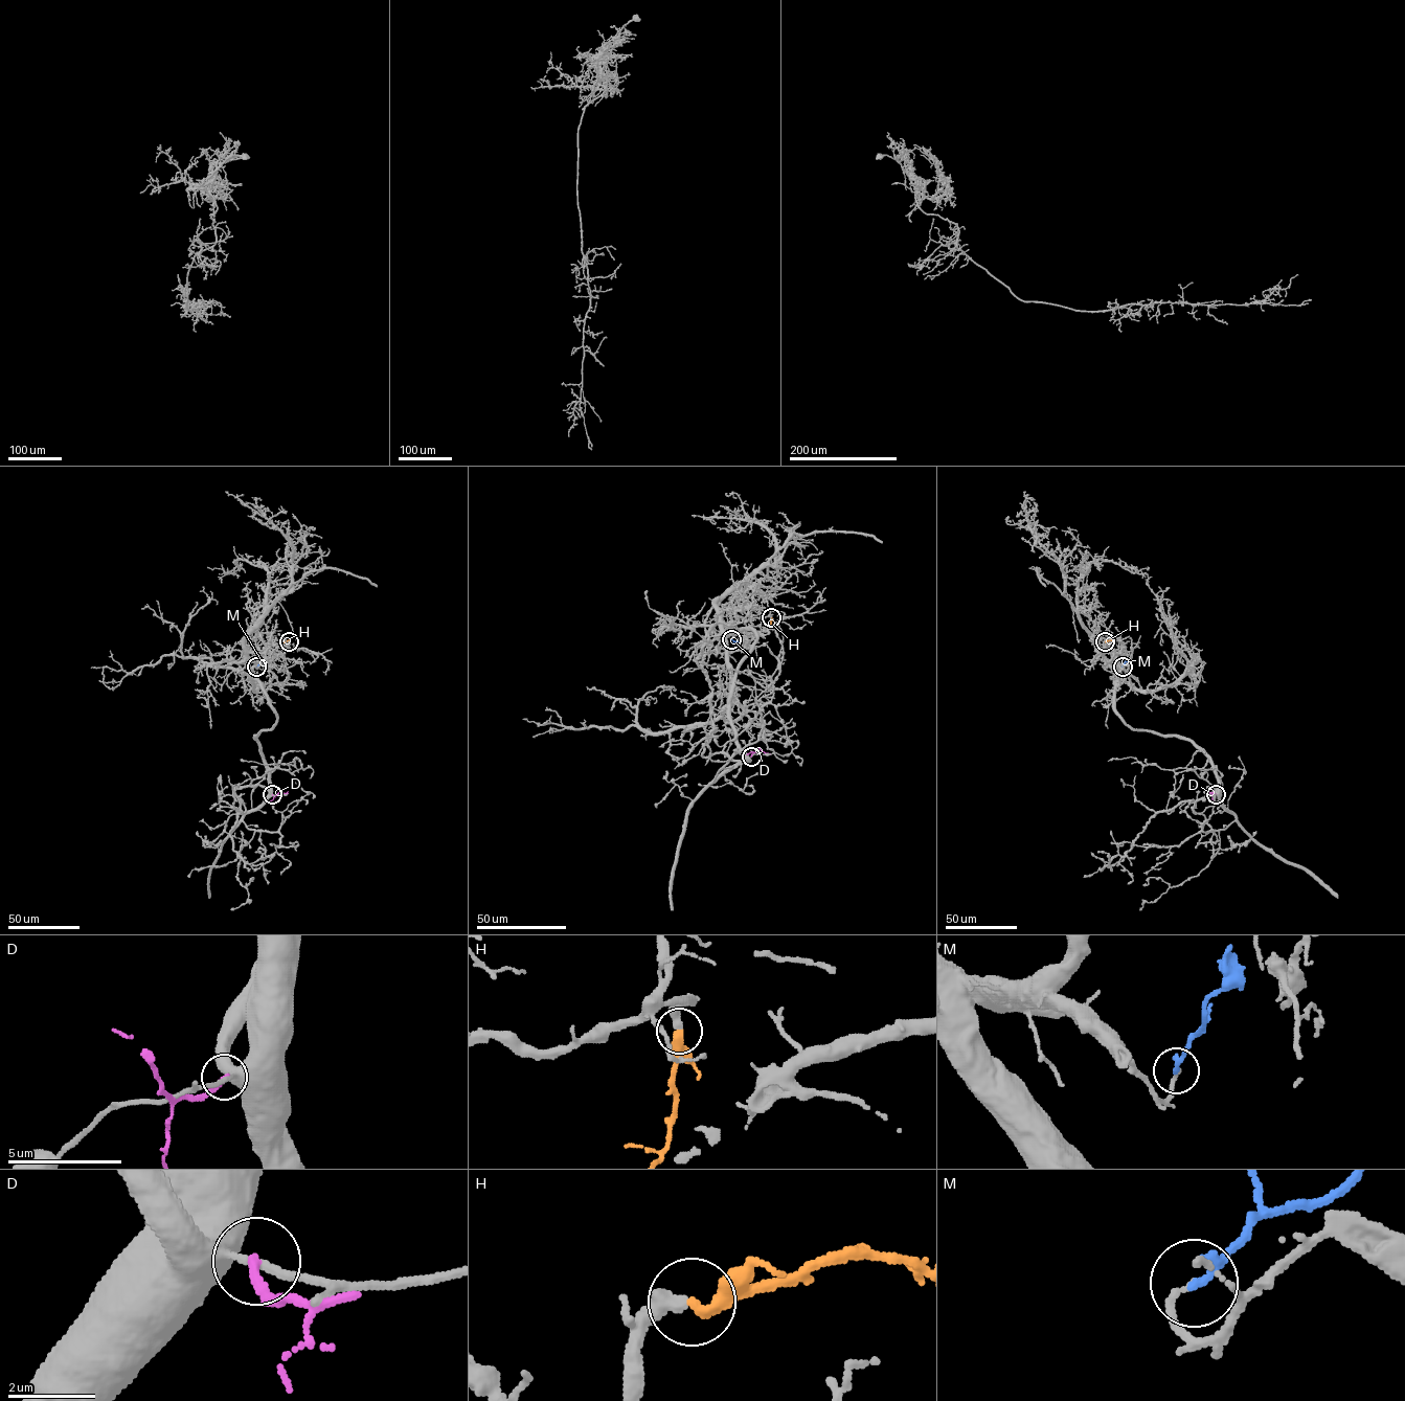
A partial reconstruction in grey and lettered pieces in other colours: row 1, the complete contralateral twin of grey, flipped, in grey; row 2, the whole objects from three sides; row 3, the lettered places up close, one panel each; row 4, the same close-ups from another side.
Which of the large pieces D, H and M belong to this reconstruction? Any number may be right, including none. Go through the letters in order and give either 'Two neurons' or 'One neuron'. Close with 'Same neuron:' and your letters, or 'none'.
D: Two neurons
H: One neuron
M: Two neurons
Same neuron: H

